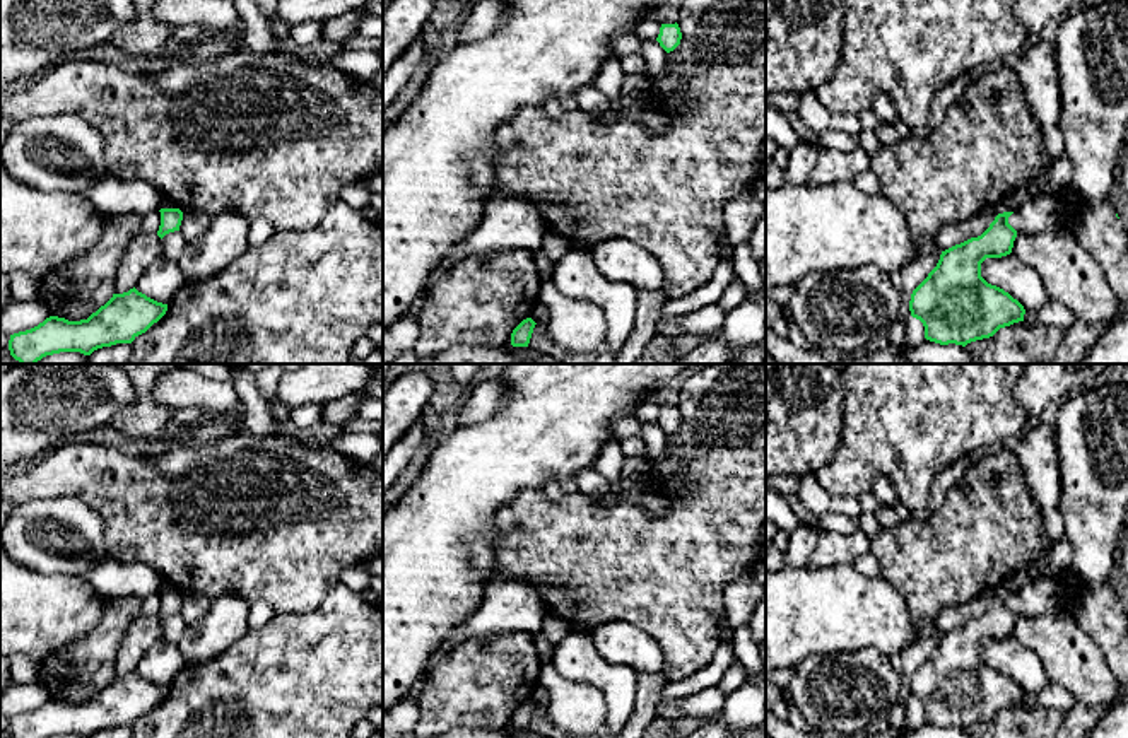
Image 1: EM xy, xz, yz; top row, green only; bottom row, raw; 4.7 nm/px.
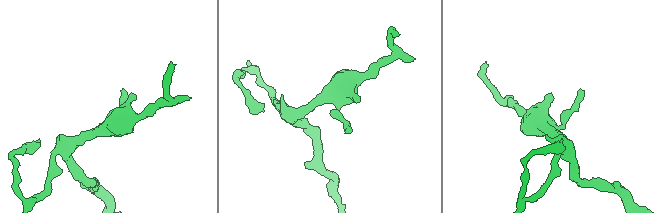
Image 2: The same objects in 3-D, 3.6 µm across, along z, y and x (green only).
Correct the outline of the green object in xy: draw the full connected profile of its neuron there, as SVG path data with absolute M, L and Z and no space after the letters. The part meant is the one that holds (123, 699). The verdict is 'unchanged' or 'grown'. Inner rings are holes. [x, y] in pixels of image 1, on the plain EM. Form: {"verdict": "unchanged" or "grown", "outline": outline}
{"verdict": "unchanged", "outline": "M135 670L113 680L87 702L68 704L50 699L38 709L10 718L10 738L53 738L60 735L94 733L116 726L132 726L167 694Z"}

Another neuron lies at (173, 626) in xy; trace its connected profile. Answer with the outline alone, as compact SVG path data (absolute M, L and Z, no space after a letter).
M179 613L169 615L162 620L162 639L173 644L178 644L185 629L186 629L186 624L183 622Z

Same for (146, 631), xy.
M140 615L133 620L118 647L115 676L133 671L144 653L159 641L162 641L162 622L157 617Z

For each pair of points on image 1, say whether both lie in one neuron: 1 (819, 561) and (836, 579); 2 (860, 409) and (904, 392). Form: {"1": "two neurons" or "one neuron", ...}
{"1": "two neurons", "2": "one neuron"}

